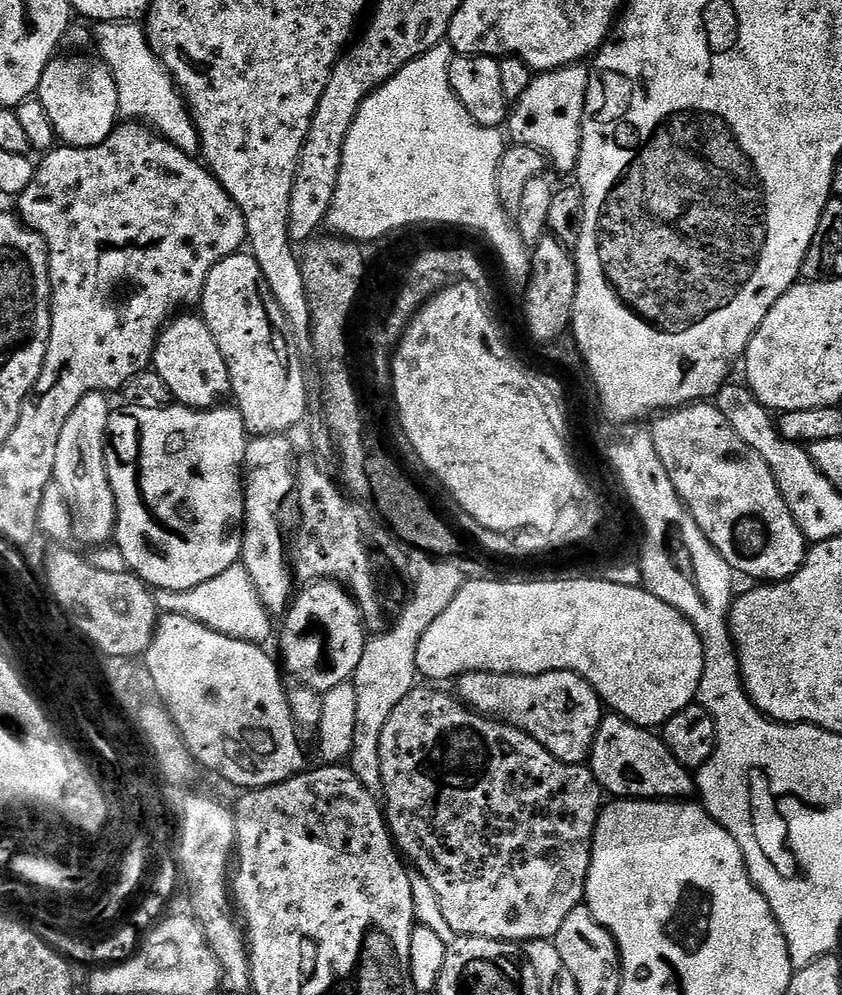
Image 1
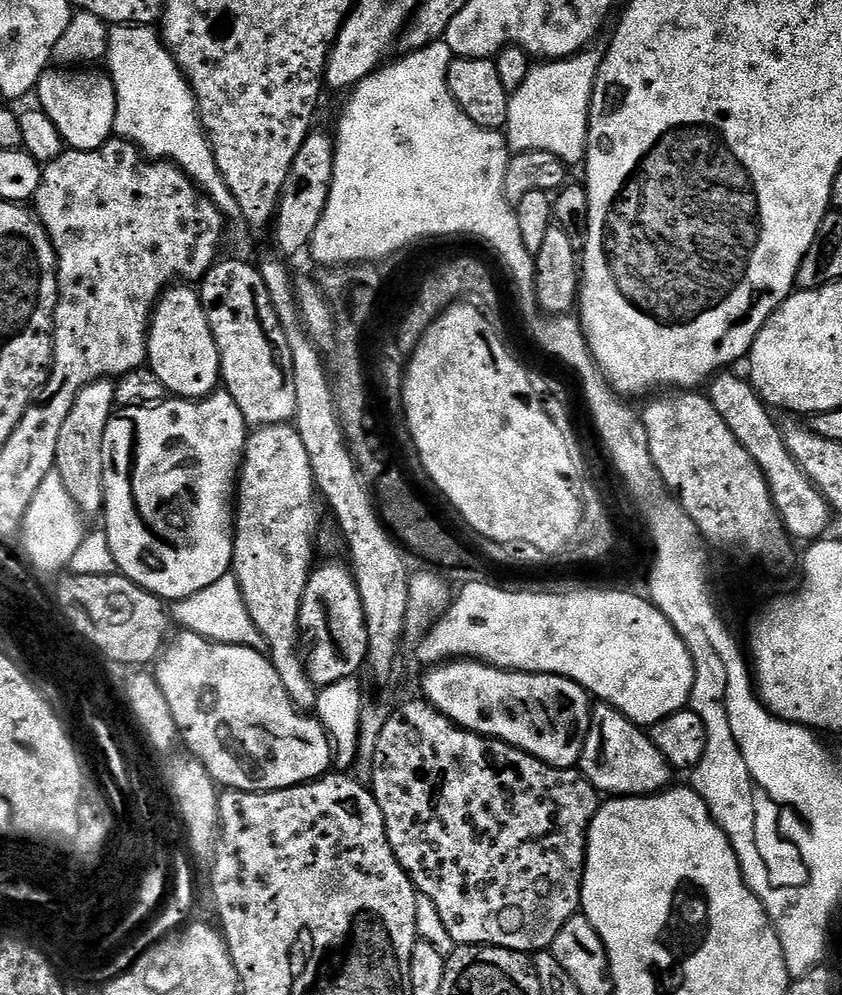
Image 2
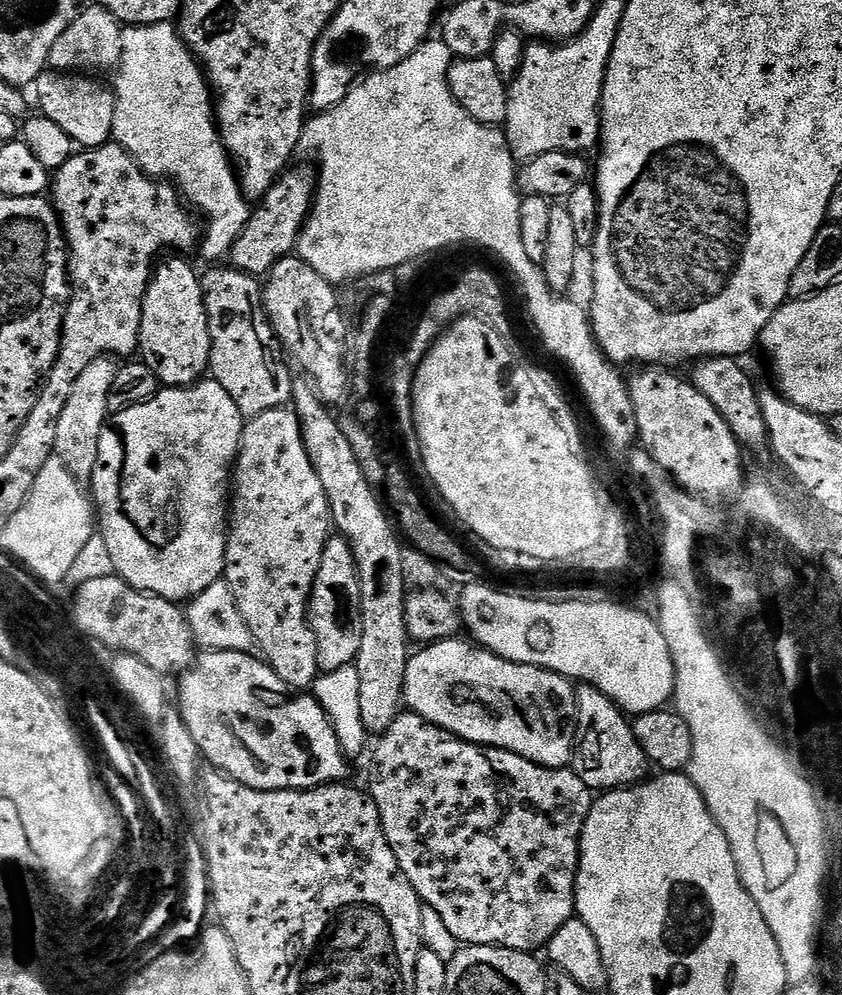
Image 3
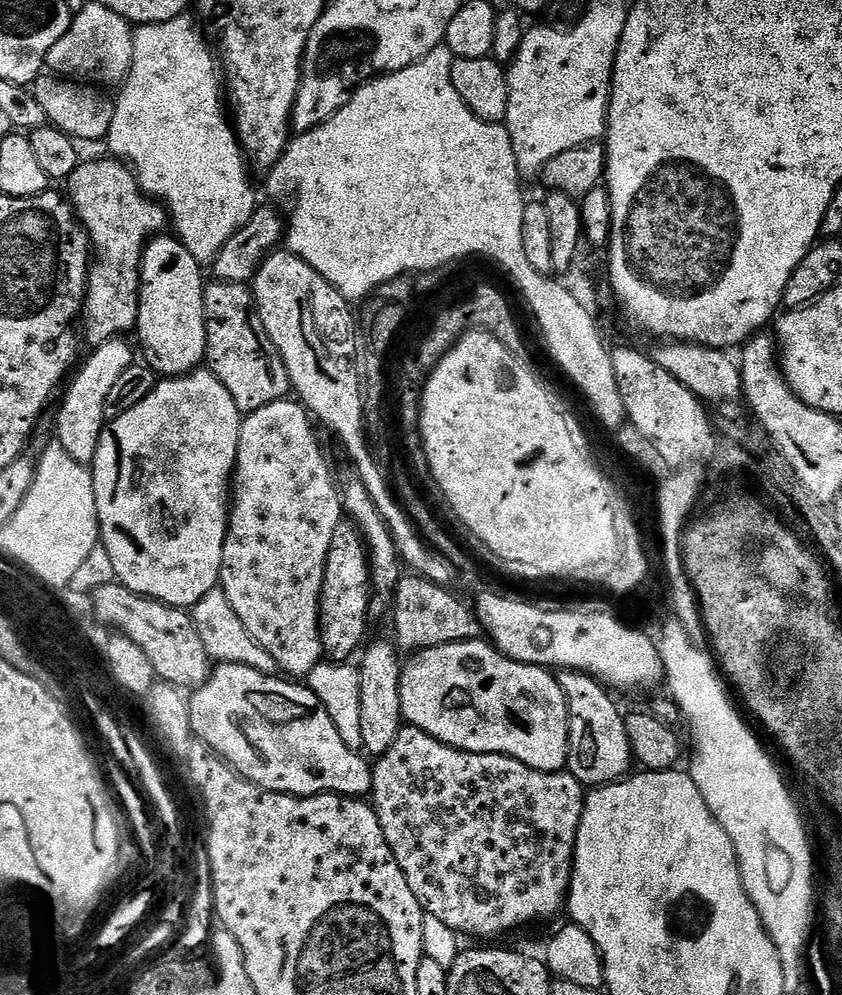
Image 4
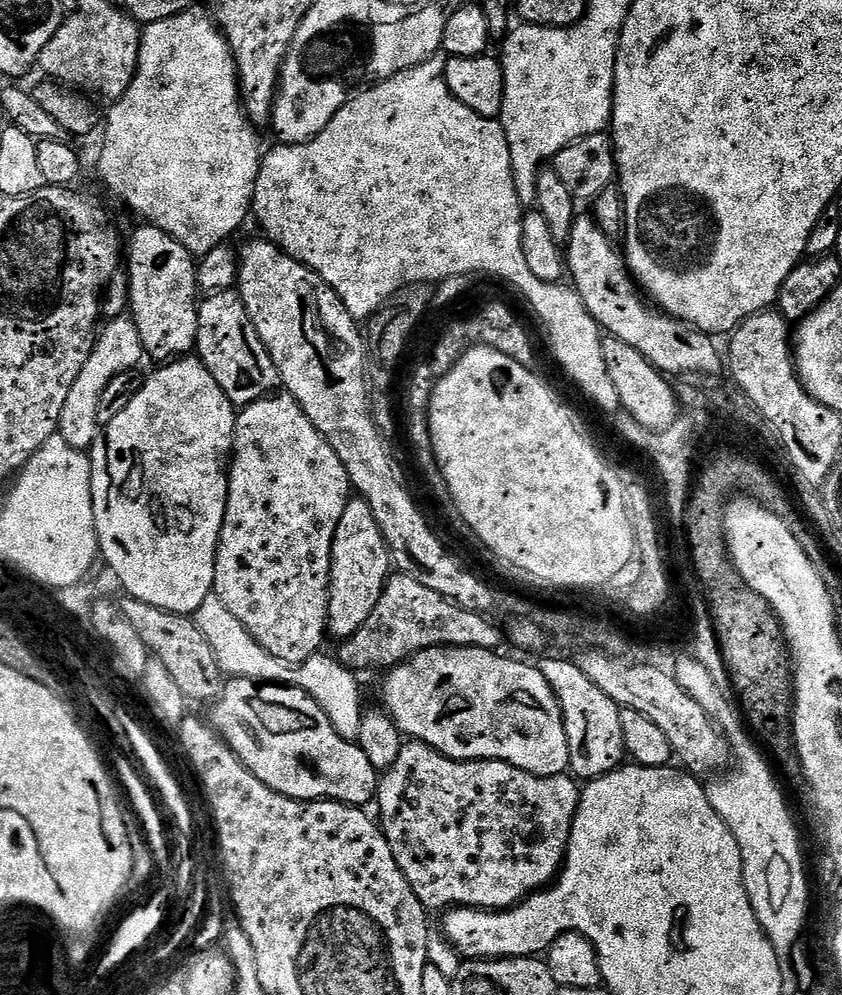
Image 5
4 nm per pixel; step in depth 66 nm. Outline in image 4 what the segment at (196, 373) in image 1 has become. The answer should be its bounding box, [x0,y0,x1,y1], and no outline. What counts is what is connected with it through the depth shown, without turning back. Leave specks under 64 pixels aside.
[134,234,208,377]

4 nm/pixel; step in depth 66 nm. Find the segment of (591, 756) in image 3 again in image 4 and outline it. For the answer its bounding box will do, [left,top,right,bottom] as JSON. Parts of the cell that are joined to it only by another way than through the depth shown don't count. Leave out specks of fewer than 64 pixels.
[558,670,634,786]

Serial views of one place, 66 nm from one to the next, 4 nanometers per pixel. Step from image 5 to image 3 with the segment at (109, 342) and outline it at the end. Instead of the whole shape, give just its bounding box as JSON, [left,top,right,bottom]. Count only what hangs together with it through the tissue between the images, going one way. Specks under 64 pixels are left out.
[55,358,117,482]

